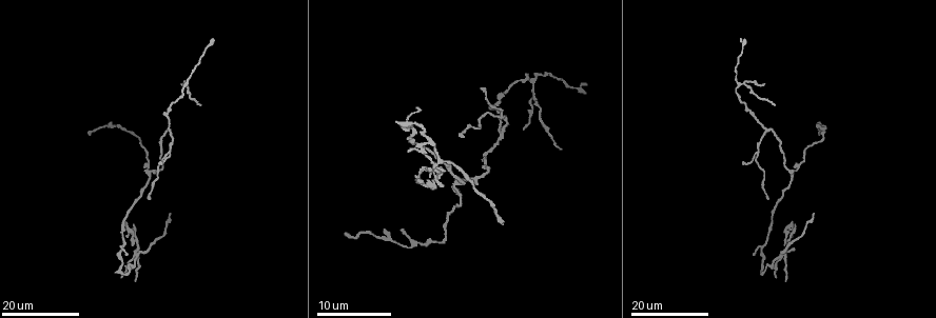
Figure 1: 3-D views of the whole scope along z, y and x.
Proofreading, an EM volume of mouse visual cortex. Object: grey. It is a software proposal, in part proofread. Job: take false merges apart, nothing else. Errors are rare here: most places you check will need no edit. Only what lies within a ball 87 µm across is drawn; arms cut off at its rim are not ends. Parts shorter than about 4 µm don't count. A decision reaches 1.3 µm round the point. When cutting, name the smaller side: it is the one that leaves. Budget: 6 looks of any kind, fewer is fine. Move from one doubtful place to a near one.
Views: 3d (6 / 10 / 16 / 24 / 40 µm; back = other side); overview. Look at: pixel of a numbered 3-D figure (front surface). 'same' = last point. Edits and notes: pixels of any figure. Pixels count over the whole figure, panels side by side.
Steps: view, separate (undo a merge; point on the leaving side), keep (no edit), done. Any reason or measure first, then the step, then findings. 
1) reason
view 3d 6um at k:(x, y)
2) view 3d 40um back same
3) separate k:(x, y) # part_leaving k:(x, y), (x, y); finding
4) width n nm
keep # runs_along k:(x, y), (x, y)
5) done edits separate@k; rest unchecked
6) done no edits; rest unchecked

looks like a crossing
view 3d 24um at 1:(136, 255)

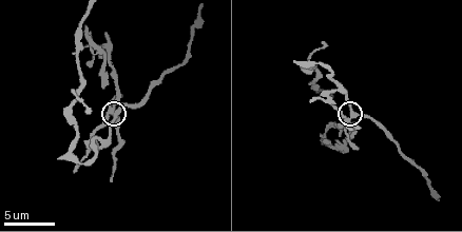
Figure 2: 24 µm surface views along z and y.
view 3d 6um at 2:(349, 118)

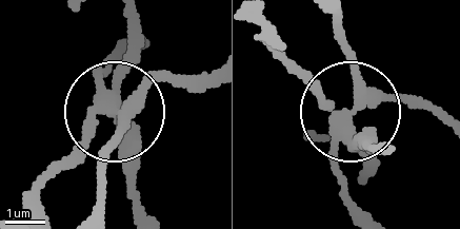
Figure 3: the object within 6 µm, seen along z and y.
other side
view 3d 6um back at 3:(359, 106)

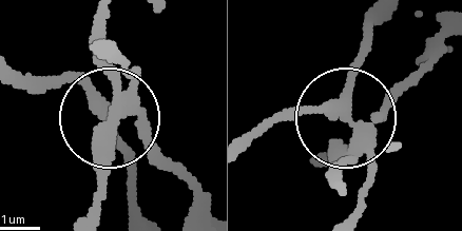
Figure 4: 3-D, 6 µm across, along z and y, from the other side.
separate 4:(99, 68) # part_leaving 4:(358, 126), (338, 179); a second cell is stuck on

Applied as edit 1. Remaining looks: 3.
three arms meet
view 3d 24um at 1:(168, 152)

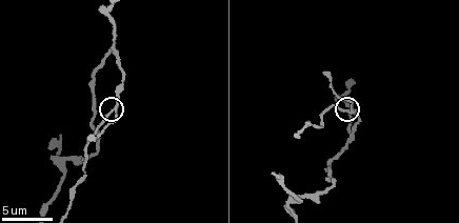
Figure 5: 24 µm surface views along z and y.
view 3d 10um at 5:(350, 109)

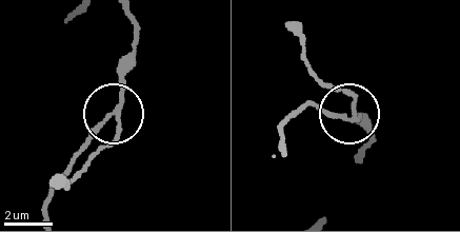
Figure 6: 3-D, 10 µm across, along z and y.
keep # runs_along 6:(361, 158), (372, 132), (354, 116), (354, 96), (332, 83); all the same cell

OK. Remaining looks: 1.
done edits separate@4; rest unchecked

